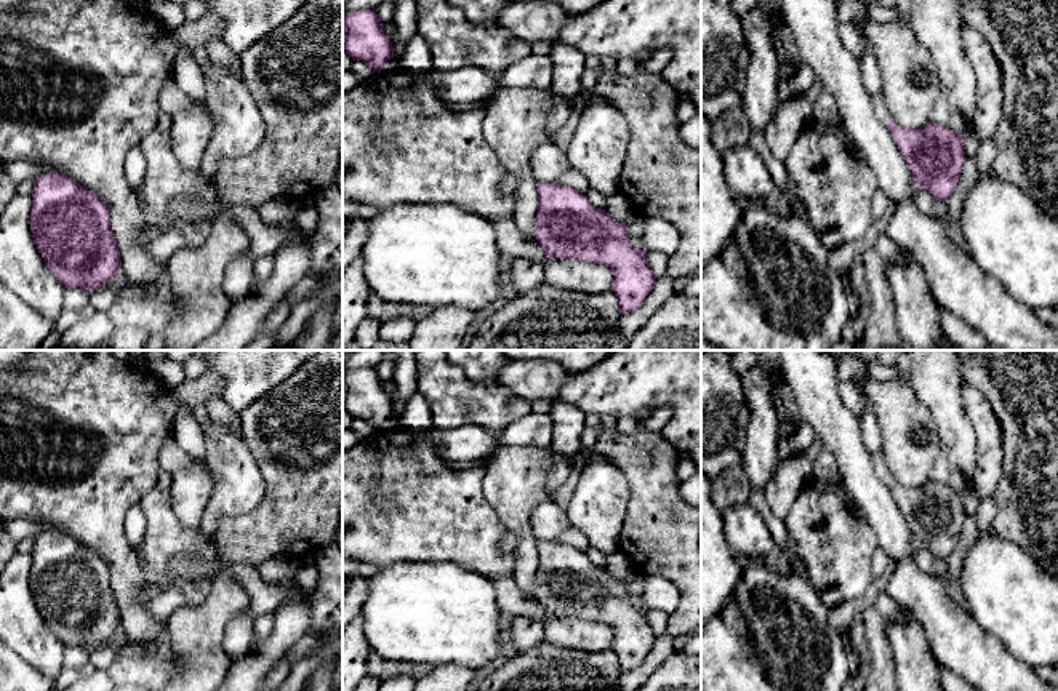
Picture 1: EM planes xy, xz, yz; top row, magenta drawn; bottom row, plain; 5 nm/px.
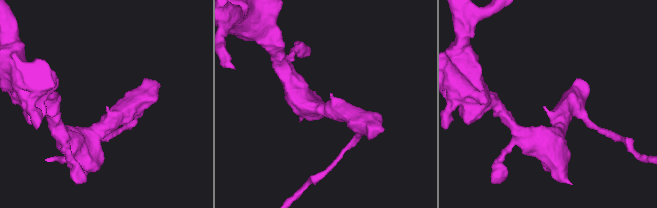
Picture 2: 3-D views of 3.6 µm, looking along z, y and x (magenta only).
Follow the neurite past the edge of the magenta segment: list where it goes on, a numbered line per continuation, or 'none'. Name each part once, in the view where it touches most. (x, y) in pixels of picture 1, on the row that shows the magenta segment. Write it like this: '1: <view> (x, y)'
1: yz (879, 106)

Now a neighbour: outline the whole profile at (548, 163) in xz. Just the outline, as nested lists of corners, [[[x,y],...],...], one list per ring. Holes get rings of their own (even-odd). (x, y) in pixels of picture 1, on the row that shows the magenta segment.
[[[547,141],[531,154],[530,170],[538,184],[557,184],[557,181],[570,170],[567,152],[554,141]]]

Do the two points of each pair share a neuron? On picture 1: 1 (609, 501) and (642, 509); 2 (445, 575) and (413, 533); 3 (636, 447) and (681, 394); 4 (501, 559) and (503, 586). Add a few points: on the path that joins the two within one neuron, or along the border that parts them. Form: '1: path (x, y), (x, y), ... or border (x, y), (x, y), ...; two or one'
1: border (620, 469), (628, 483), (628, 512), (618, 543); two
2: border (400, 560), (456, 562), (474, 571); two
3: border (660, 432), (682, 455); two
4: border (511, 575), (493, 581); two

